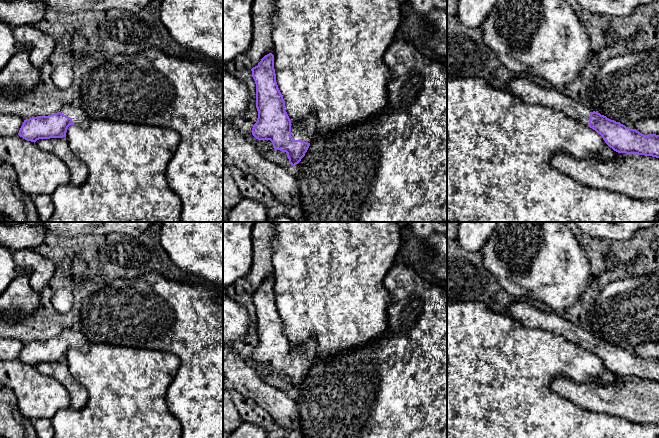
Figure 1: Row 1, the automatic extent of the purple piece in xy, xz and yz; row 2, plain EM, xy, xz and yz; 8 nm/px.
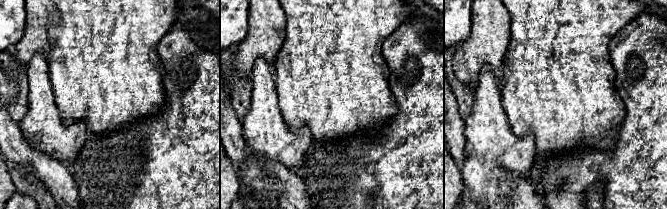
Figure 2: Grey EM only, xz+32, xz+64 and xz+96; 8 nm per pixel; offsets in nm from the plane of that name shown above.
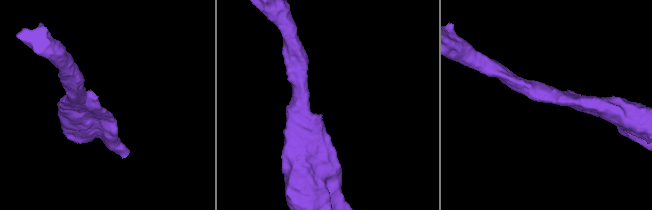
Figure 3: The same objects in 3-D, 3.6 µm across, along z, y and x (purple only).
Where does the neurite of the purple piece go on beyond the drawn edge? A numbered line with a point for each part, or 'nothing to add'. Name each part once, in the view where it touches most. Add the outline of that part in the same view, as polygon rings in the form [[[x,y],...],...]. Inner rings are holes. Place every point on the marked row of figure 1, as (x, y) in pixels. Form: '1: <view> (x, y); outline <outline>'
1: xz (305, 130); outline [[[311,114],[302,122],[297,122],[291,125],[291,136],[295,140],[302,140],[311,143],[316,135],[315,115]]]

